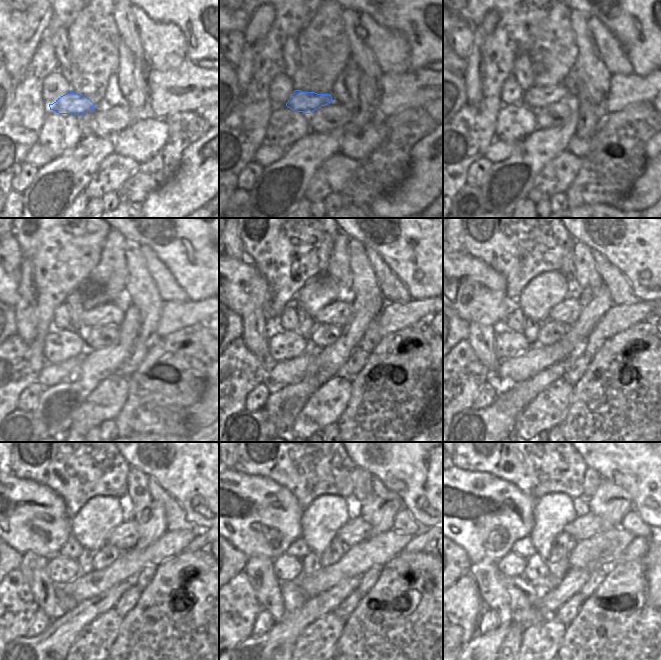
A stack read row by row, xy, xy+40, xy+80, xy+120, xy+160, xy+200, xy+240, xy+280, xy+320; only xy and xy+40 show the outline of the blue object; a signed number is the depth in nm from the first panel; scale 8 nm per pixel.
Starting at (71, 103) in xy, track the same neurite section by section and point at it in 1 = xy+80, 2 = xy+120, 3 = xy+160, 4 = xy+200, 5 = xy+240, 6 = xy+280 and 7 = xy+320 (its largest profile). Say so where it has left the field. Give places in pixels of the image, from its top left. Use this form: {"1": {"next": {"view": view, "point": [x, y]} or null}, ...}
{"1": {"next": {"view": "xy+80", "point": [537, 97]}}, "2": {"next": {"view": "xy+120", "point": [112, 313]}}, "3": {"next": {"view": "xy+160", "point": [339, 312]}}, "4": {"next": {"view": "xy+200", "point": [567, 312]}}, "5": {"next": {"view": "xy+240", "point": [124, 536]}}, "6": {"next": {"view": "xy+280", "point": [356, 530]}}, "7": {"next": {"view": "xy+320", "point": [588, 525]}}}

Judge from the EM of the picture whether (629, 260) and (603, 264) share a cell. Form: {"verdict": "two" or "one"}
{"verdict": "two"}

